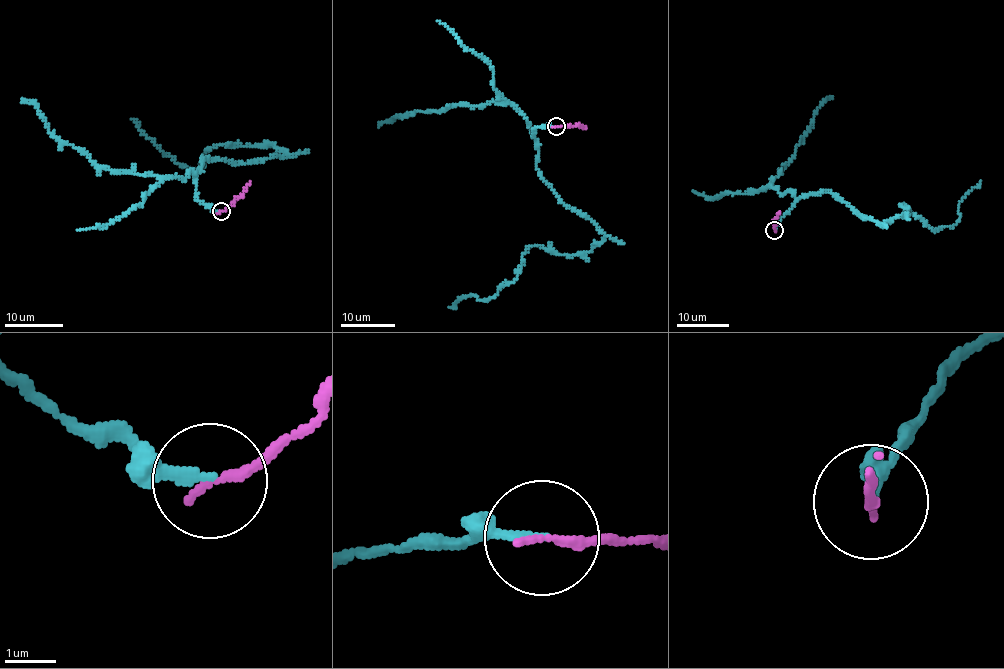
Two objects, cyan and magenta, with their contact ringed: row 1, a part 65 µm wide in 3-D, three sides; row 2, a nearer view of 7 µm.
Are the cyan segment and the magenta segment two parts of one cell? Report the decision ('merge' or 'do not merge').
do not merge

